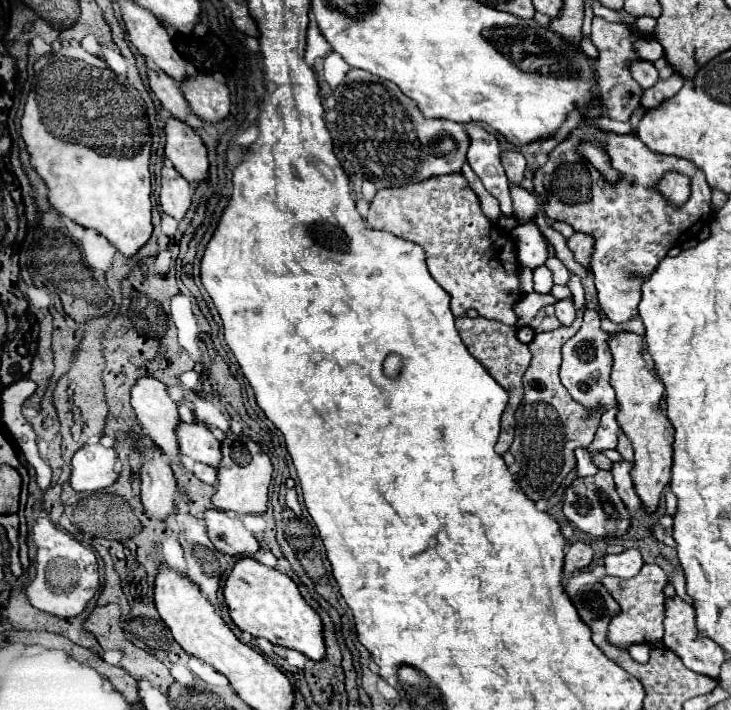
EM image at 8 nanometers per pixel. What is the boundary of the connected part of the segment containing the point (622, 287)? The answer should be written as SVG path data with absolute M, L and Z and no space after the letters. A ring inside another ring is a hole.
M597 96L591 98L587 108L577 108L583 114L583 122L549 154L547 164L535 172L533 182L535 194L545 194L547 198L543 206L547 218L567 222L575 232L585 232L595 238L591 268L597 282L597 302L611 322L623 324L637 316L641 298L639 276L649 276L673 246L693 240L711 220L711 188L703 172L699 172L691 160L651 152L635 134L615 134L599 128L595 120L603 118L603 108L597 108L601 104L595 102L599 102ZM583 140L603 140L603 148L607 148L607 156L611 158L611 168L617 168L621 174L617 184L607 184L607 180L599 176L599 170L579 156L579 144L583 144ZM667 172L691 176L691 196L679 208L671 208L657 190L659 180Z

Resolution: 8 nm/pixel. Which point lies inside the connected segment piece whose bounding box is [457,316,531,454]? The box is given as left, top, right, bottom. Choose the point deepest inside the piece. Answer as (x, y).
(495, 345)

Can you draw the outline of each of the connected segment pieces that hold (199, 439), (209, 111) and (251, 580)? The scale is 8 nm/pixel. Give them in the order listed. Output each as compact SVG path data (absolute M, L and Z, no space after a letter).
M179 420L175 426L175 434L179 440L179 450L187 456L191 456L197 462L219 466L221 454L219 454L219 440L203 426L189 424Z
M213 74L187 76L187 80L179 84L179 90L183 92L191 110L201 120L219 122L229 114L229 108L231 108L229 90Z
M243 556L225 578L223 598L225 606L229 608L229 616L239 630L253 634L255 638L265 638L277 646L303 652L311 660L323 660L325 644L321 620L317 612L301 598L297 584L287 574Z

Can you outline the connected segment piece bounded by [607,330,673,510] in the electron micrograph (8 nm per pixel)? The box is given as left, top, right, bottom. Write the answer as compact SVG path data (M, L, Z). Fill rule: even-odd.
M619 330L611 334L611 340L607 340L607 344L613 356L611 386L617 392L617 420L621 430L633 440L635 448L635 466L633 466L635 488L643 504L649 510L655 510L659 496L663 494L663 488L671 480L673 428L665 412L659 408L659 400L665 388L659 376L655 376L655 368L651 368L651 362L647 362L645 340L639 334Z

